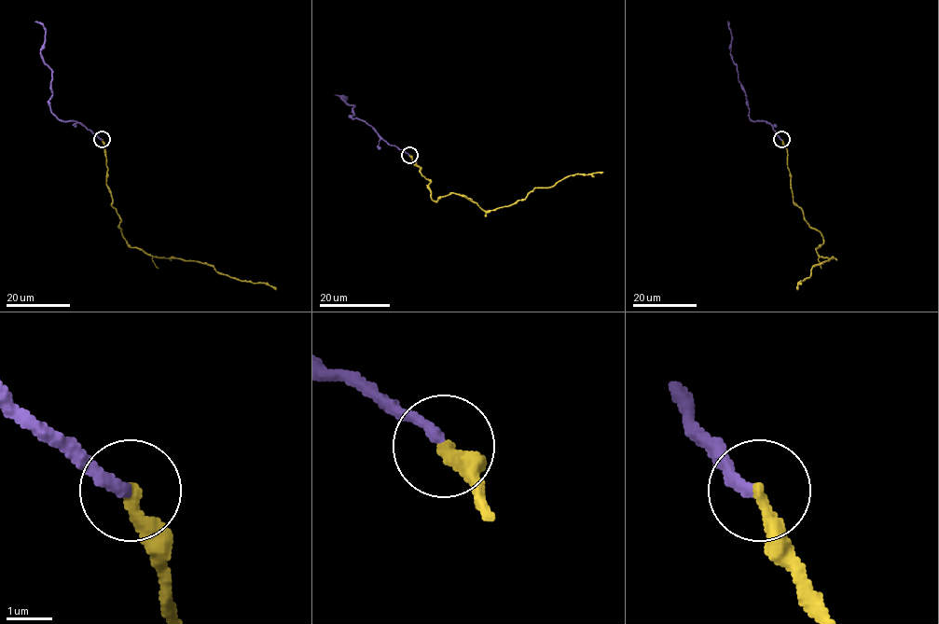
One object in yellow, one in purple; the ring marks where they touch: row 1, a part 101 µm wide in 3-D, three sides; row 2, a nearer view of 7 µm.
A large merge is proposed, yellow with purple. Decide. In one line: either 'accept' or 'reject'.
accept

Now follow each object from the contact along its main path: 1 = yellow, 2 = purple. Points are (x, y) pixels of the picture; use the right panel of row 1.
1: (782, 140), (793, 201), (805, 221), (821, 233), (823, 242), (816, 252), (832, 257), (815, 266), (796, 288)
2: (781, 140), (769, 124), (749, 118), (743, 87), (730, 52), (732, 40), (727, 21)

